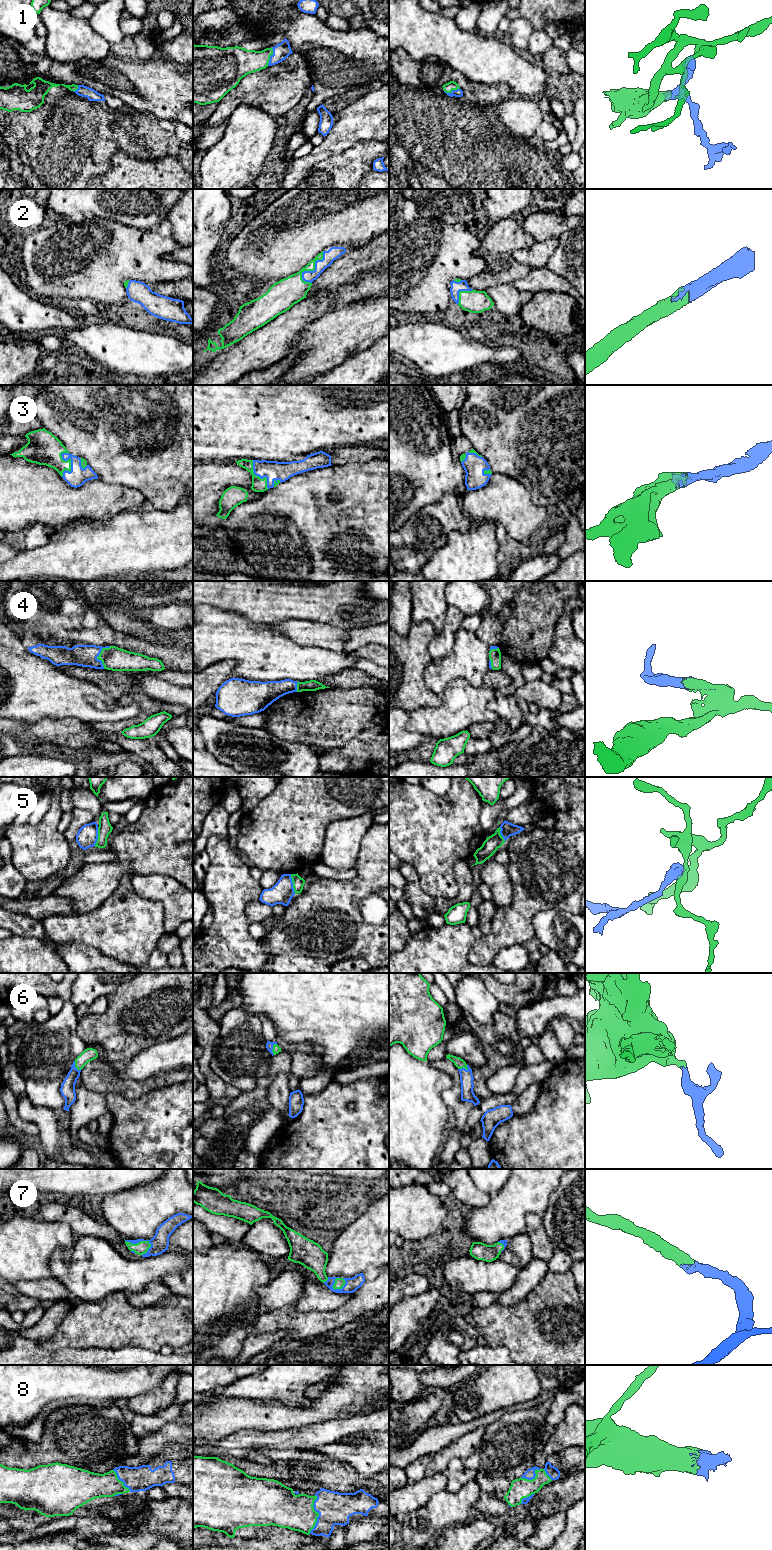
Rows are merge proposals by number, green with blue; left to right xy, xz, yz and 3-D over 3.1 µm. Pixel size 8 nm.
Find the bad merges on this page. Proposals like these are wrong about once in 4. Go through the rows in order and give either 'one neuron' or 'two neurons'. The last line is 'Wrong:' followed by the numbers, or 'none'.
1: one neuron
2: one neuron
3: one neuron
4: one neuron
5: two neurons
6: one neuron
7: one neuron
8: one neuron
Wrong: 5

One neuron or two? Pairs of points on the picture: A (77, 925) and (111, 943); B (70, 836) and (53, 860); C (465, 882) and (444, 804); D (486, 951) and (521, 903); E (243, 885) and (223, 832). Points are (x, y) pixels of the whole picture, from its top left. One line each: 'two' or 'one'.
A: one
B: two
C: two
D: one
E: two

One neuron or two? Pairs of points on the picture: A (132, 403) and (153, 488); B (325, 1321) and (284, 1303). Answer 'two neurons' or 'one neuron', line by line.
A: one neuron
B: two neurons

